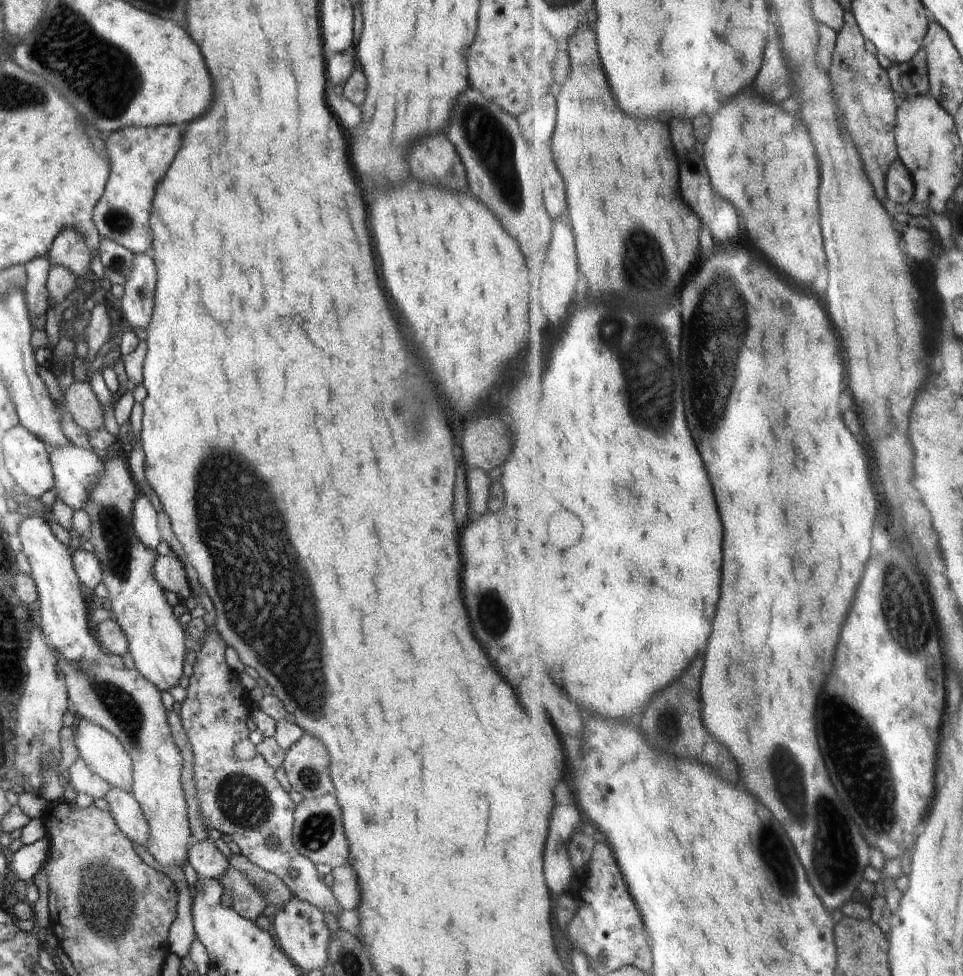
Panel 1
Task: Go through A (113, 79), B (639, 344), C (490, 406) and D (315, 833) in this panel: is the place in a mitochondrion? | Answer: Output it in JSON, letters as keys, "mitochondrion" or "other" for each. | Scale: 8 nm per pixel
{"A":"mitochondrion","B":"mitochondrion","C":"other","D":"mitochondrion"}

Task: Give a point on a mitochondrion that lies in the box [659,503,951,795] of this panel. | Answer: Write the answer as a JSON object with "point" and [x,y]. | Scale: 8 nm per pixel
{"point":[901,605]}

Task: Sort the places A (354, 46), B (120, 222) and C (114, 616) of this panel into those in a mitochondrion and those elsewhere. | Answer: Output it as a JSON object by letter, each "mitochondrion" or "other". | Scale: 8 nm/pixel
{"A":"other","B":"mitochondrion","C":"other"}

